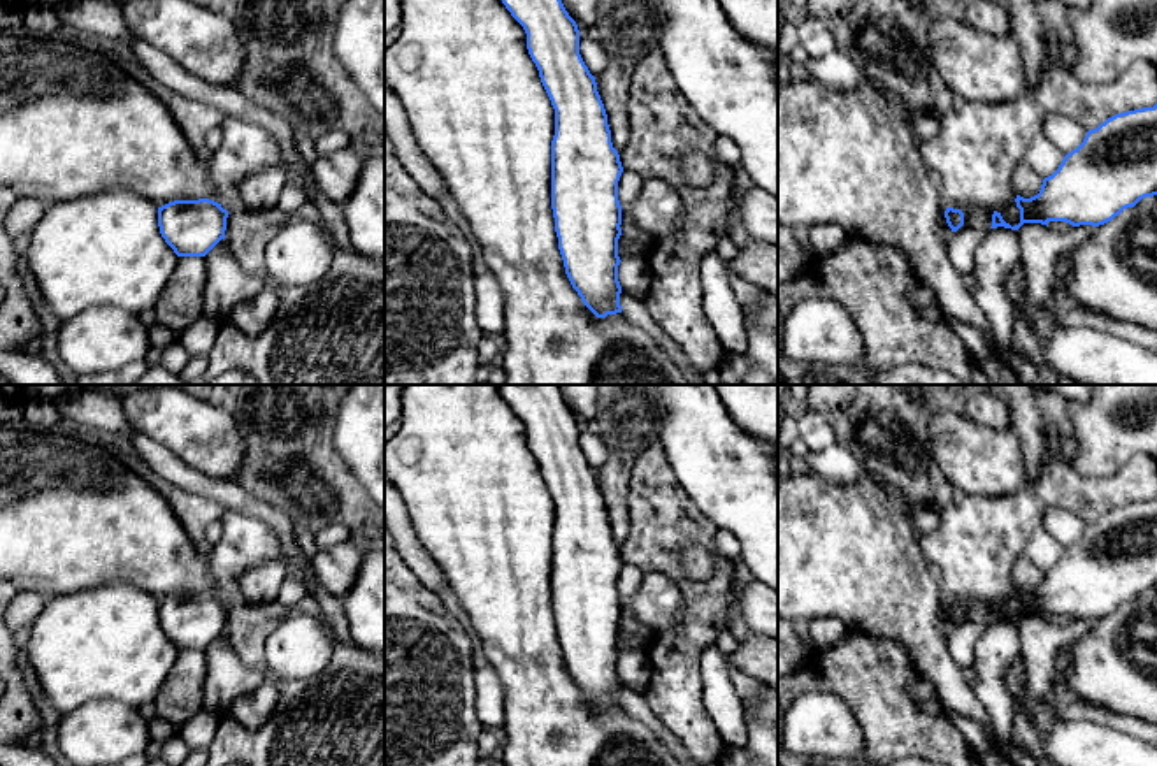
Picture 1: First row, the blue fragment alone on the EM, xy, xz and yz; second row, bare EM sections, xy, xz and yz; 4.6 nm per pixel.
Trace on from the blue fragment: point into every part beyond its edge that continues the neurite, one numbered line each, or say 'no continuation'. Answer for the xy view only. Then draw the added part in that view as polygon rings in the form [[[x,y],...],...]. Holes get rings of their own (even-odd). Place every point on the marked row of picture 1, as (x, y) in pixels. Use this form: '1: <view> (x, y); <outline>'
no continuation

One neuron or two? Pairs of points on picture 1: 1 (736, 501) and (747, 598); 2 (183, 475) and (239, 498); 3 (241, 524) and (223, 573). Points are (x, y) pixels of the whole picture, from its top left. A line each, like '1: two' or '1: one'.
1: two
2: one
3: one

